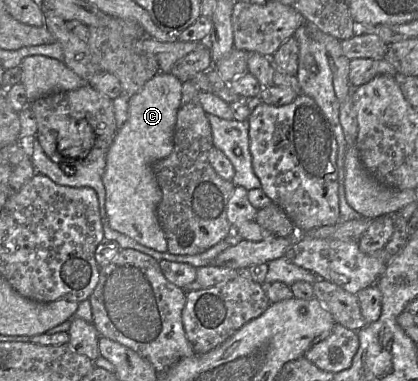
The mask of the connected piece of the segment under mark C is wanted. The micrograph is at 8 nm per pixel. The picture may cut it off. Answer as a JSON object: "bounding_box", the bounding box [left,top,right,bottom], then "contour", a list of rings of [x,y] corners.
{"bounding_box":[103,72,182,252],"contour":[[[158,72],[138,93],[130,96],[127,120],[118,129],[107,152],[103,174],[106,189],[105,211],[109,226],[159,252],[167,251],[167,240],[157,216],[162,191],[152,165],[173,151],[182,83],[172,73]]]}

